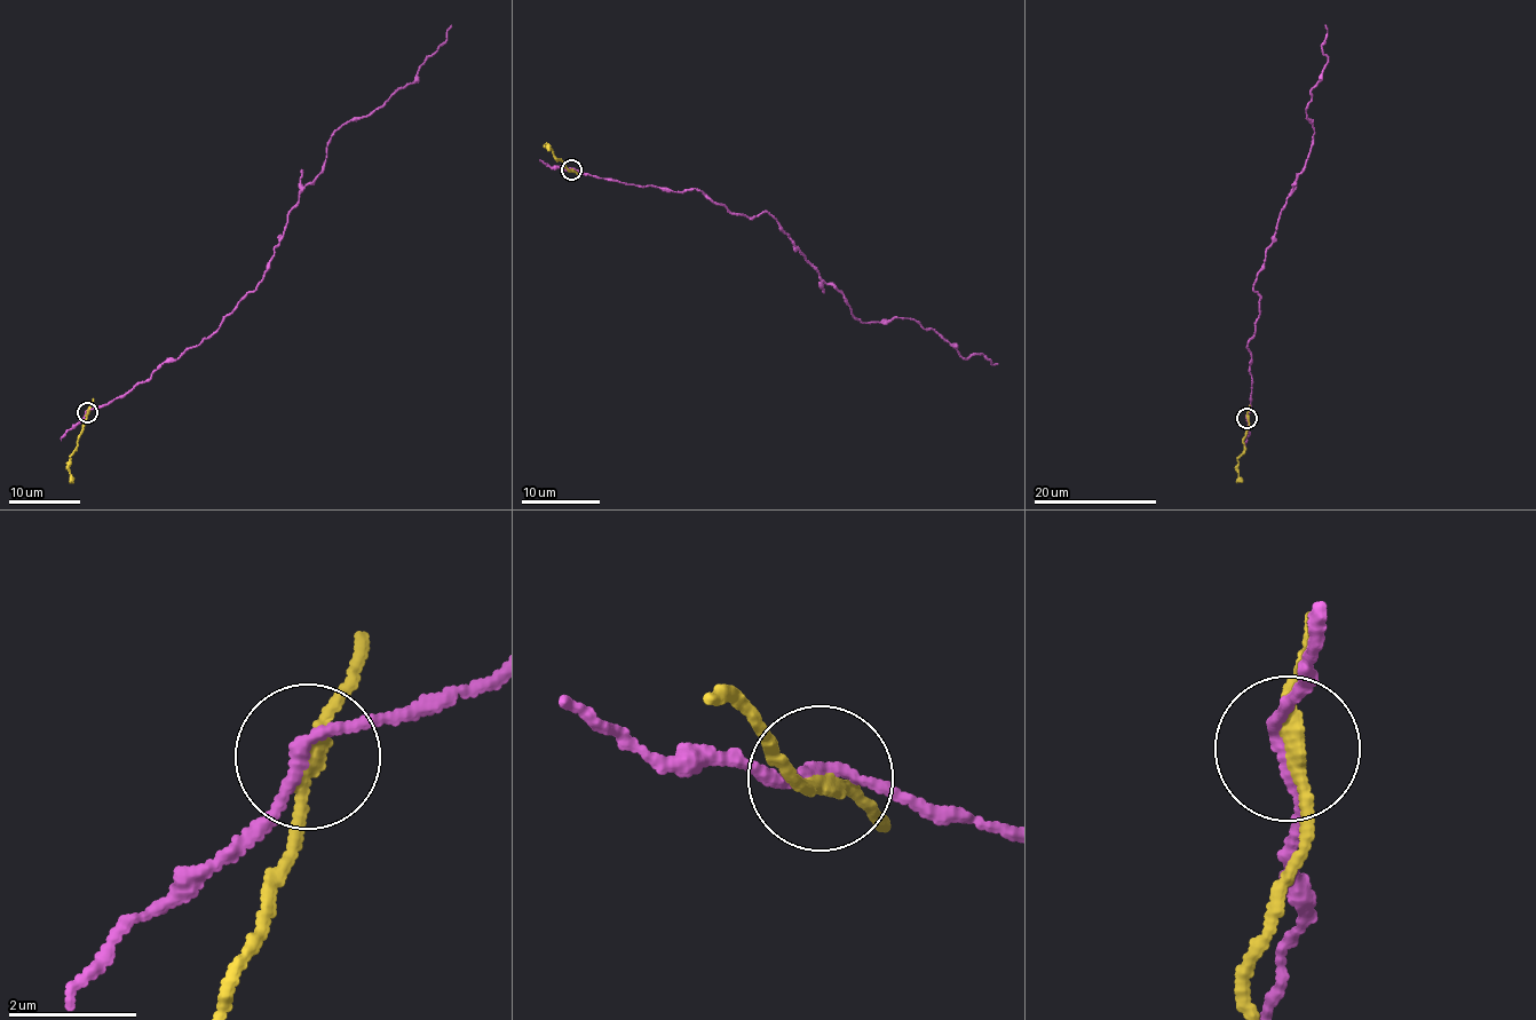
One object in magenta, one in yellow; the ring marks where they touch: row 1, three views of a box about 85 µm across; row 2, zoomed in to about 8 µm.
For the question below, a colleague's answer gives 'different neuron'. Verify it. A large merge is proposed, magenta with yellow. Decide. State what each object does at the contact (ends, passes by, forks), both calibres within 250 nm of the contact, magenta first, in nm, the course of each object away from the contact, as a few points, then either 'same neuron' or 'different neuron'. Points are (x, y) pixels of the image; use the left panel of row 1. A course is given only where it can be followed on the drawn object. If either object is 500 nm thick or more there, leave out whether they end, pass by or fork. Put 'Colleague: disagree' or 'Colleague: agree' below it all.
magenta passes by | yellow passes by | 170/180 nm | magenta via (87, 412), (197, 346), (256, 287), (299, 191), (322, 171), (329, 139), (416, 79), (451, 25) | yellow via (87, 412), (76, 450), (70, 456), (69, 474), (72, 483) | different neuron
Colleague: agree

